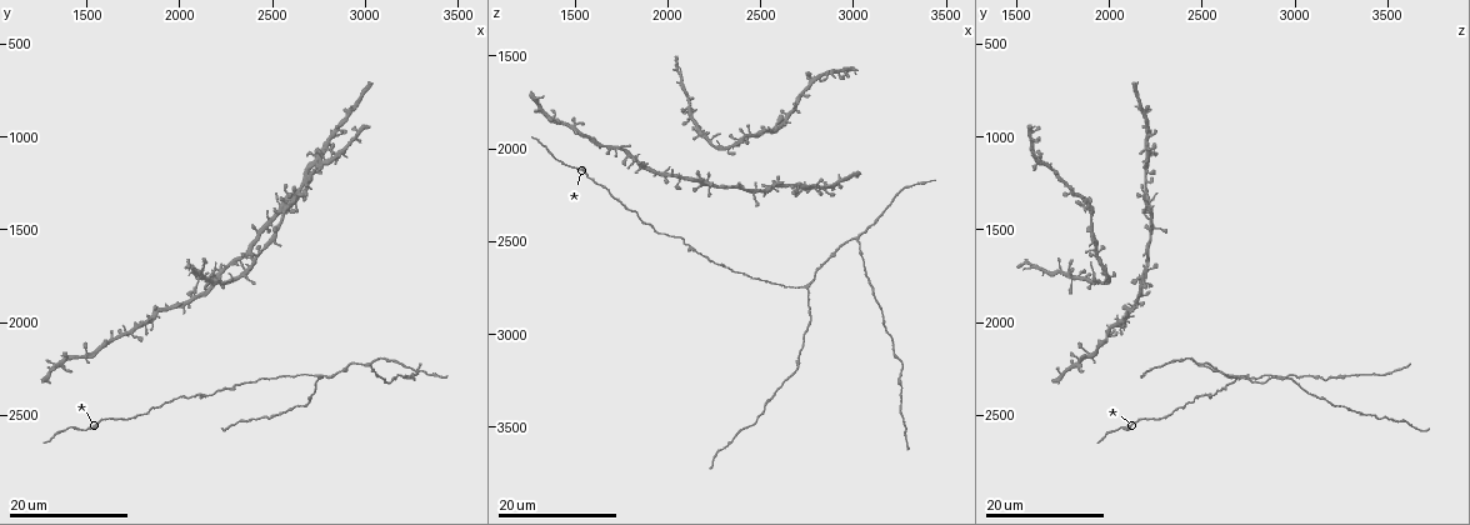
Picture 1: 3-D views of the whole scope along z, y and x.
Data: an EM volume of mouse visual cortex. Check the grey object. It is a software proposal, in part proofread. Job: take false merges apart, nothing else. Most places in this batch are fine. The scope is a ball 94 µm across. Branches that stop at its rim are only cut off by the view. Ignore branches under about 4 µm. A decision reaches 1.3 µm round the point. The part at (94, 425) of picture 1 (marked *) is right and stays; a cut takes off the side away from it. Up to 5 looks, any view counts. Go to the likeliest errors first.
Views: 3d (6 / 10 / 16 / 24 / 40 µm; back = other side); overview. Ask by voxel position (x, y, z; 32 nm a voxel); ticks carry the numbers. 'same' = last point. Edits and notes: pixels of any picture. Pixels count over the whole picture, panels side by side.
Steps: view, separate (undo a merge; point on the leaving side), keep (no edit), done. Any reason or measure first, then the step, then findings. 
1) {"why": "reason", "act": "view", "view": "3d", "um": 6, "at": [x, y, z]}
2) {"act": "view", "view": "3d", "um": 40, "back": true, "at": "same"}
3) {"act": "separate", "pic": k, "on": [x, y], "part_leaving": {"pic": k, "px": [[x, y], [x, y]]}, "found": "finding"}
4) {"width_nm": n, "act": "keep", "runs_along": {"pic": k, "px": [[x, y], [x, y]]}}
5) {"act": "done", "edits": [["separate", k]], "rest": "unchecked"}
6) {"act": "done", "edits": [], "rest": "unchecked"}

{"why": "three-way junction", "act": "view", "view": "3d", "um": 24, "at": [3020, 2220, 2480]}

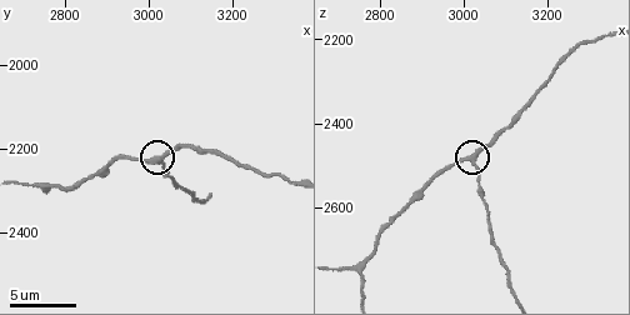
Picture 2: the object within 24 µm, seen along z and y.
{"why": "closer look", "act": "view", "view": "3d", "um": 6, "at": [3015, 2230, 2485]}

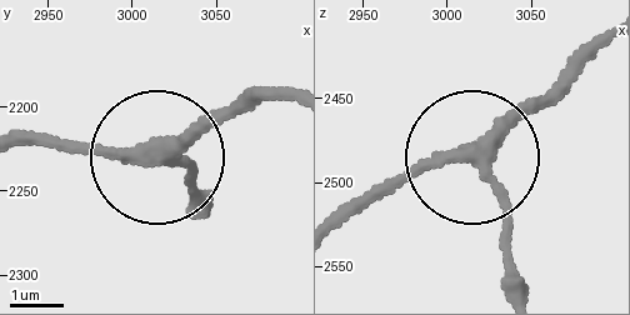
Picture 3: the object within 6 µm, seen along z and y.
{"act": "keep", "runs_along": {"pic": 3, "px": [[343, 225], [424, 171], [478, 158], [553, 86]]}, "found": "continuous, no second neuron"}

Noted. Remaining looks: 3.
{"why": "branch point", "act": "view", "view": "3d", "um": 16, "at": [2220, 1760, 2160]}

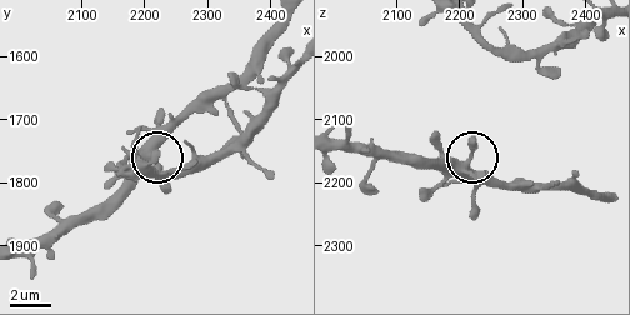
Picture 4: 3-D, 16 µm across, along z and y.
{"act": "view", "view": "3d", "um": 10, "at": "same"}

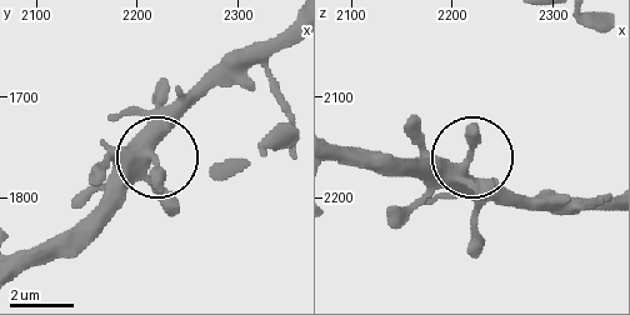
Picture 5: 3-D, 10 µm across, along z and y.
{"arms": 3, "act": "keep", "found": "all the same neuron"}

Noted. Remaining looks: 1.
{"why": "three-way junction", "act": "view", "view": "3d", "um": 6, "at": [2760, 2295, 2745]}

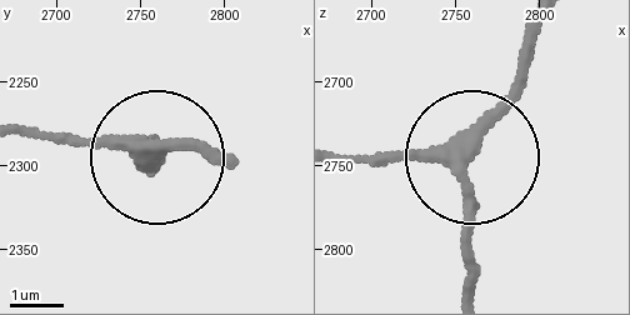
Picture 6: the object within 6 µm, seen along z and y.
{"act": "keep", "runs_along": {"pic": 6, "px": [[341, 155], [466, 160], [461, 285]]}, "found": "all the same neuron"}

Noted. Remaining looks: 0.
{"act": "done", "edits": [], "rest": "unchecked"}

